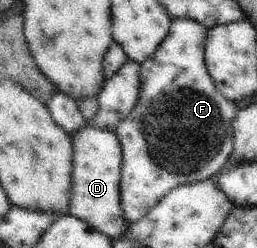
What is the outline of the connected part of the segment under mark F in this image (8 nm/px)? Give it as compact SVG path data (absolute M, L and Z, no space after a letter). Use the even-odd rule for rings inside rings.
M176 18L172 33L158 53L142 64L140 103L122 123L117 134L125 148L123 166L123 206L130 223L142 221L165 197L184 184L216 179L227 167L235 150L234 122L241 105L230 101L218 88L207 63L209 27L198 20Z

